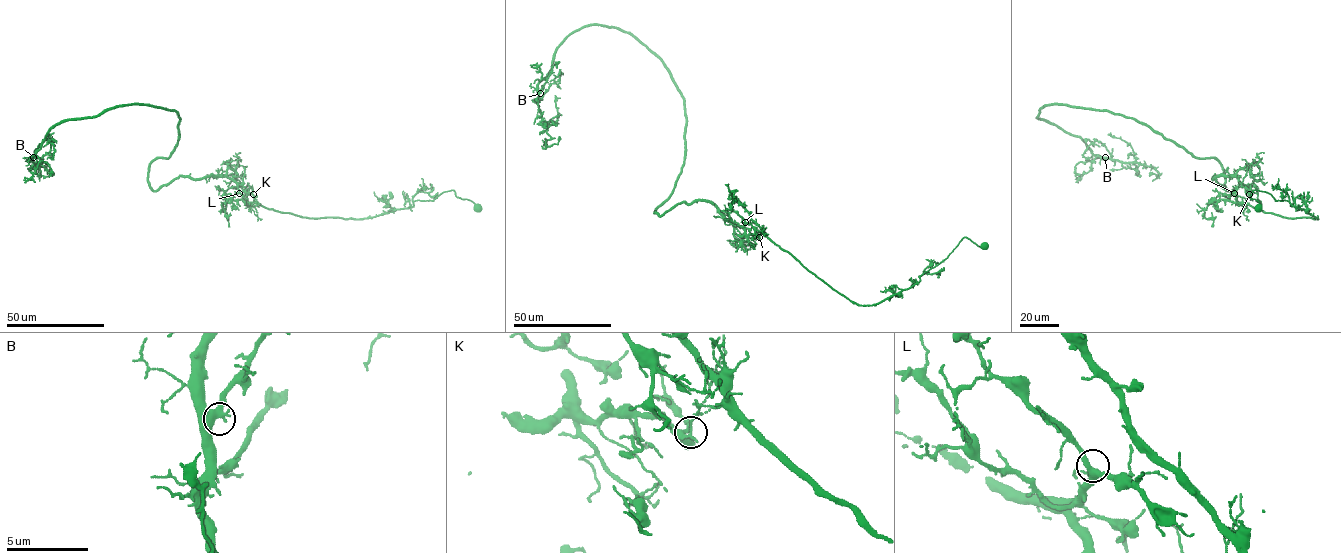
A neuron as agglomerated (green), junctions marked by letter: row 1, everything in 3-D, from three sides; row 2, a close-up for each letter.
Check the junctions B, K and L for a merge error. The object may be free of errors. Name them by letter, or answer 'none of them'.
K

